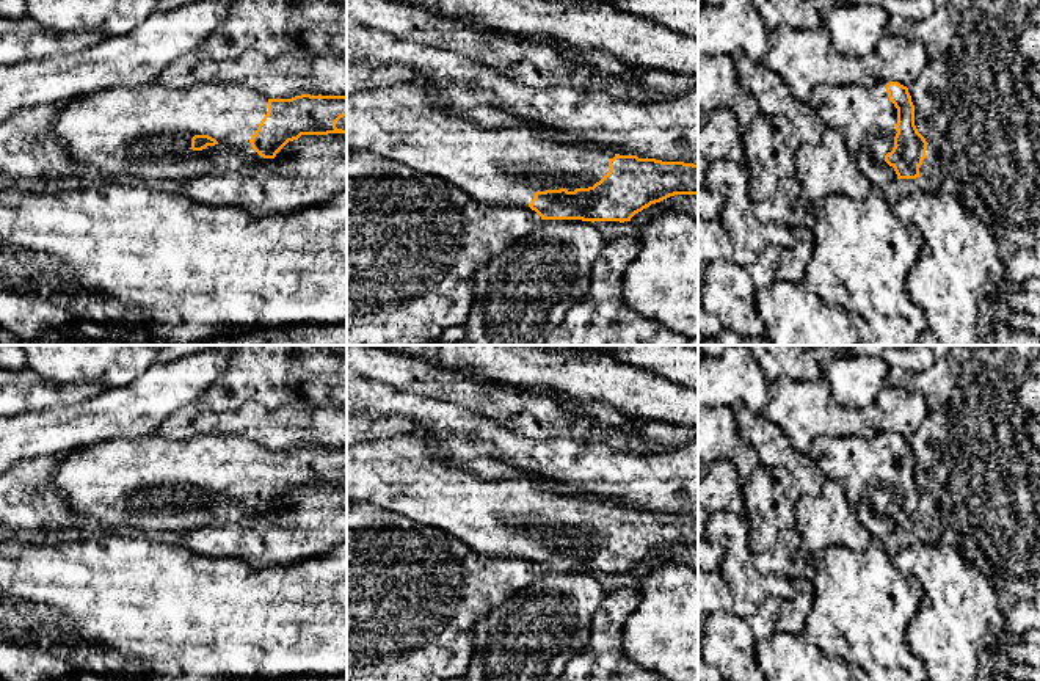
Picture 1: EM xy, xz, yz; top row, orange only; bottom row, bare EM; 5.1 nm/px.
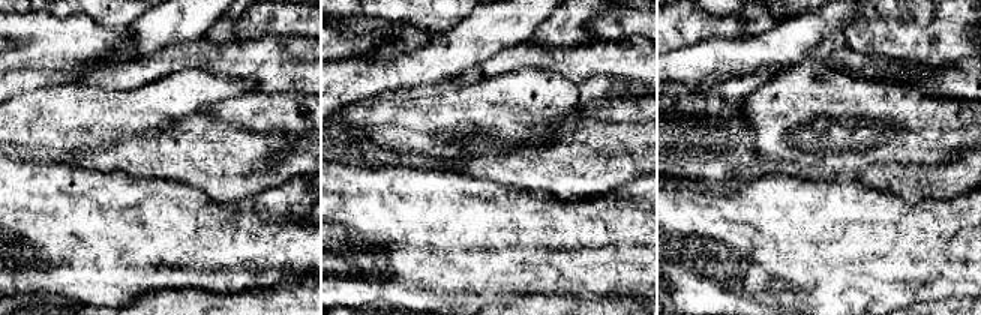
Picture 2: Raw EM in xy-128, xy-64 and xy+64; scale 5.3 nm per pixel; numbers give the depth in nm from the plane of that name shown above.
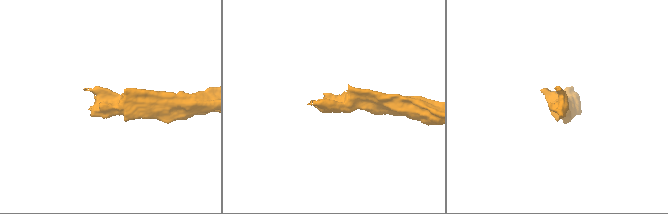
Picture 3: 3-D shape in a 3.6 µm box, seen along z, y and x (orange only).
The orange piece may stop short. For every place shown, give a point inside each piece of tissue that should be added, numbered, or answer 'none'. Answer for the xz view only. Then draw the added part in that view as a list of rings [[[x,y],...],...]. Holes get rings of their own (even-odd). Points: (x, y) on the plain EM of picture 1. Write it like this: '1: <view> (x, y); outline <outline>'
1: xz (507, 517); outline [[[414,433],[347,447],[347,497],[449,532],[472,551],[519,559],[529,559],[536,543],[593,538],[610,523],[609,512],[615,508],[612,501],[557,493],[527,475],[480,480],[447,463],[428,438]]]

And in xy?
1: xy (143, 484); outline [[[155,432],[72,450],[56,466],[53,486],[82,521],[113,530],[165,537],[212,524],[240,523],[264,510],[253,501],[249,491],[267,463],[268,449],[245,436],[202,433],[174,439]],[[195,486],[209,486],[218,494],[193,502]]]

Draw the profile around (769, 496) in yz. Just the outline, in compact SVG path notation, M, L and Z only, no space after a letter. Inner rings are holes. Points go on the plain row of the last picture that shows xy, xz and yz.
M756 468L742 482L744 516L748 521L748 549L751 563L761 573L795 576L795 555L800 554L795 505L802 496L784 468Z

